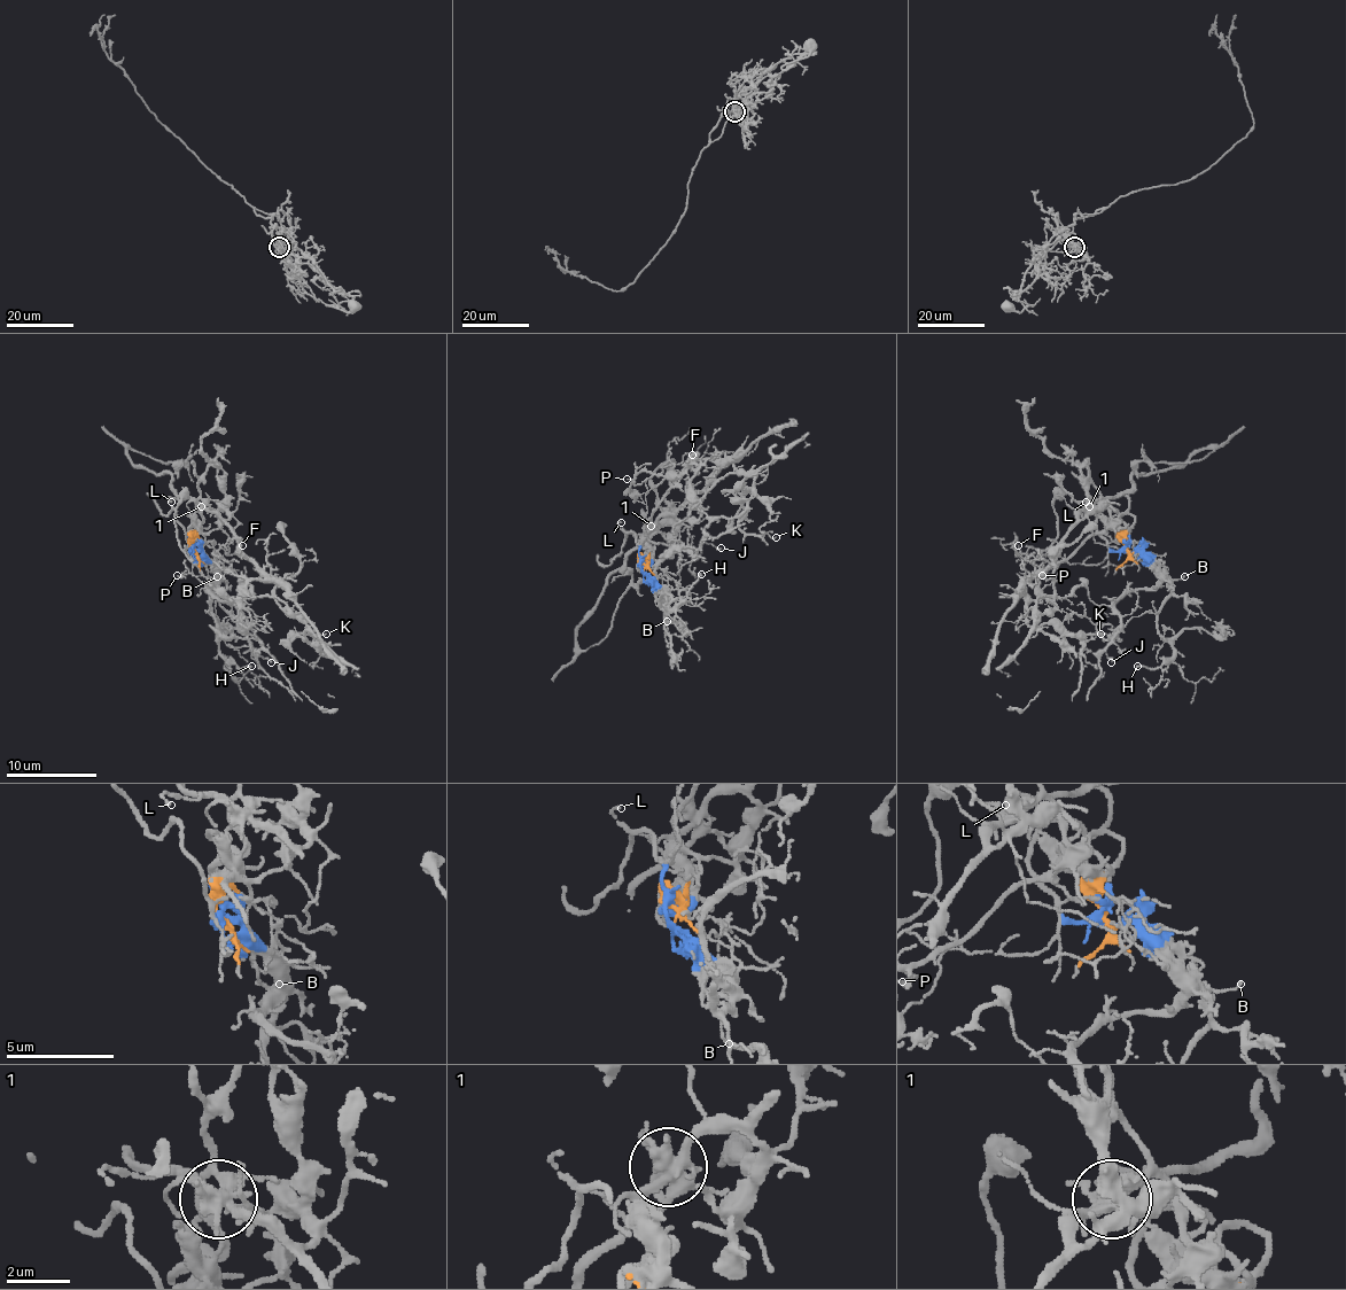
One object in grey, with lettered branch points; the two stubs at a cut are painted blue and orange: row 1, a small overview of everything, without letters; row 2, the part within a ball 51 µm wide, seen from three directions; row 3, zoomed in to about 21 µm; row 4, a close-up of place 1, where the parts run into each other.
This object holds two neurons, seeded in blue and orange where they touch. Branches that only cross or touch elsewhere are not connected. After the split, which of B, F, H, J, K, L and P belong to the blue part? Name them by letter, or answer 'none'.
B, H, J

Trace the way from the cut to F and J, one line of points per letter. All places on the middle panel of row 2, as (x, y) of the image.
F: (645, 569), (645, 521), (669, 486), (697, 460), (717, 474), (687, 490), (692, 456)
J: (643, 572), (664, 595), (658, 588), (655, 569), (671, 553), (687, 551), (694, 558), (703, 542), (722, 549)

